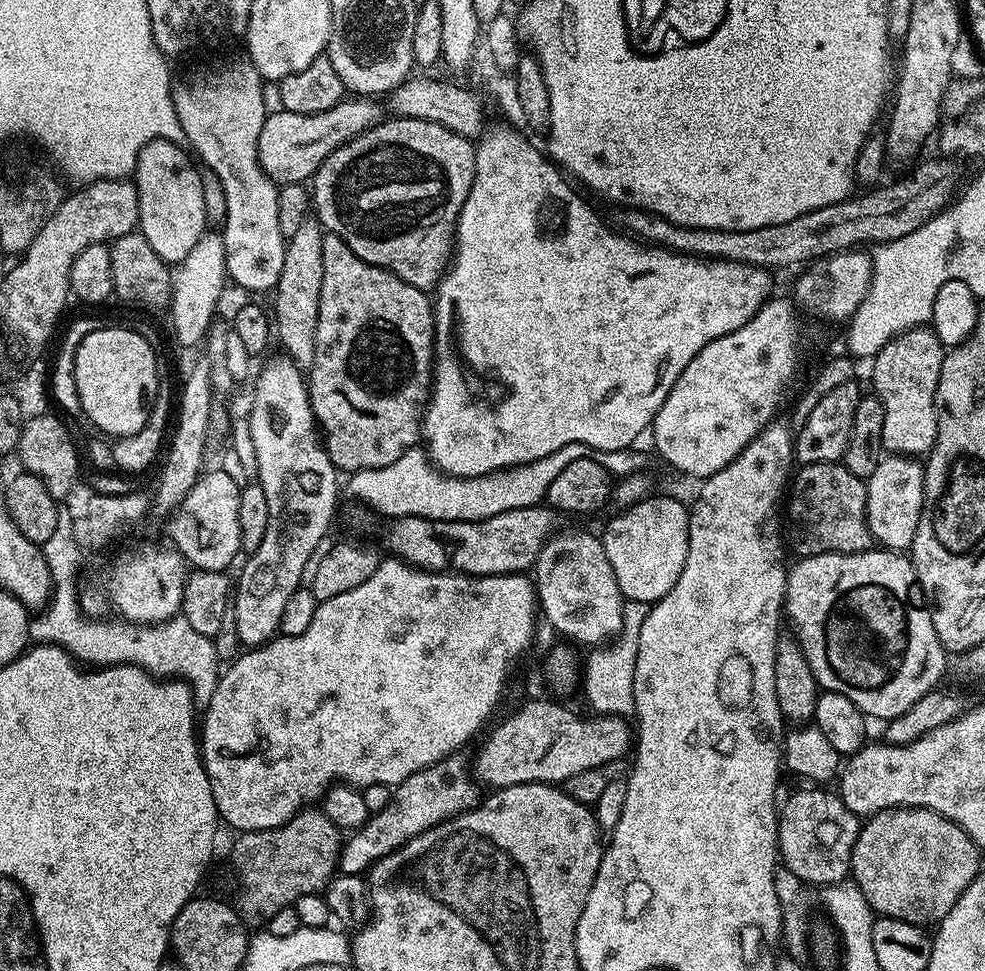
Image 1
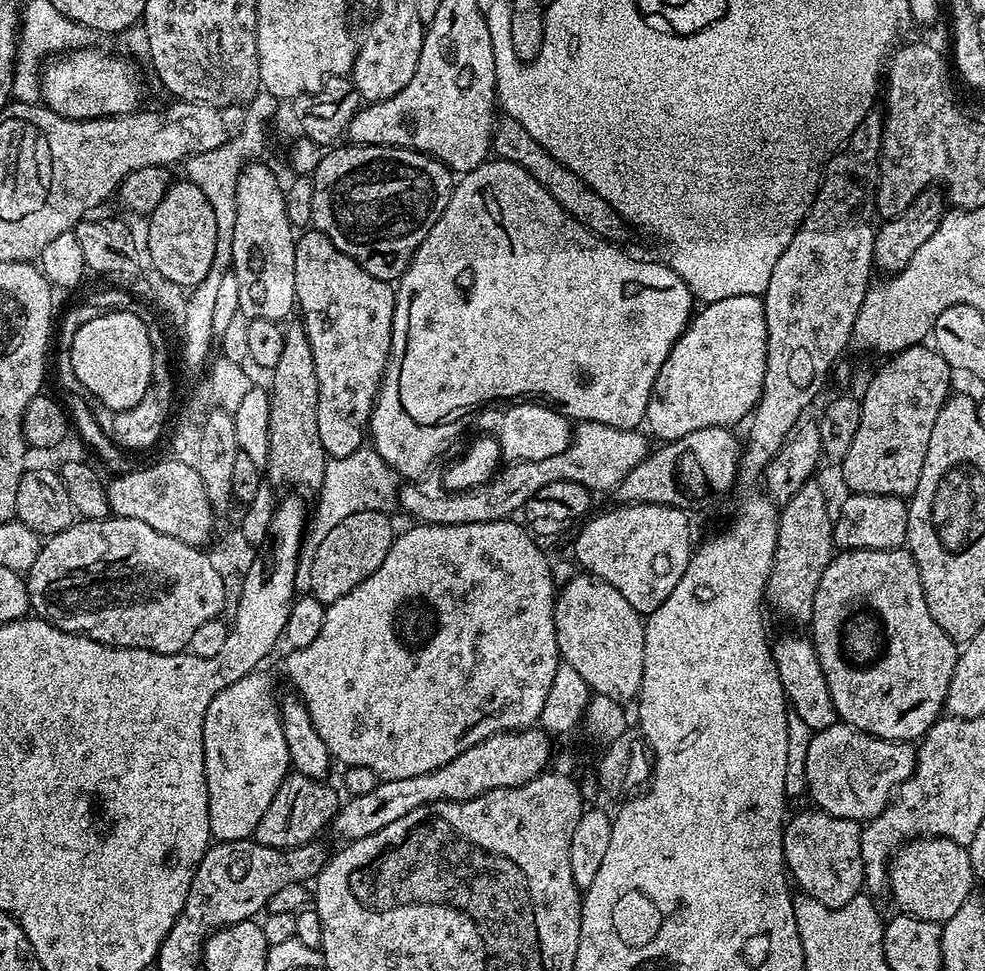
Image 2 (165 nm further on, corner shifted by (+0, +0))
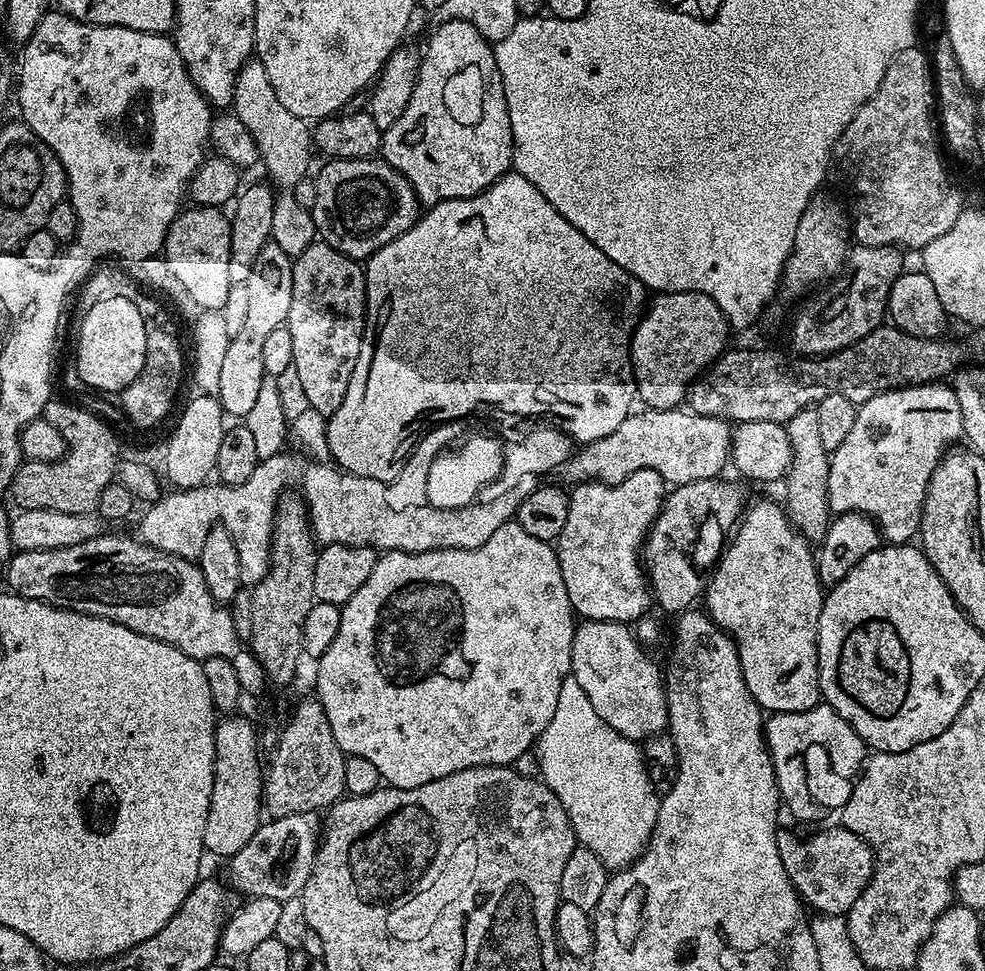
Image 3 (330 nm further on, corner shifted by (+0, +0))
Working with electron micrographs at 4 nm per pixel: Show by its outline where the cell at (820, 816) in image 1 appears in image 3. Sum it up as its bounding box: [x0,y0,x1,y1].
[776,826,872,916]

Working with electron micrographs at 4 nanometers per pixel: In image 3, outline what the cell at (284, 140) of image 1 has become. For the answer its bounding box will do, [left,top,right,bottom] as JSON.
[379,22,512,206]

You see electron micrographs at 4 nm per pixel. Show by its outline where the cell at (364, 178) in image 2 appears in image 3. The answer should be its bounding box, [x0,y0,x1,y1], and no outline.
[311,158,422,262]

